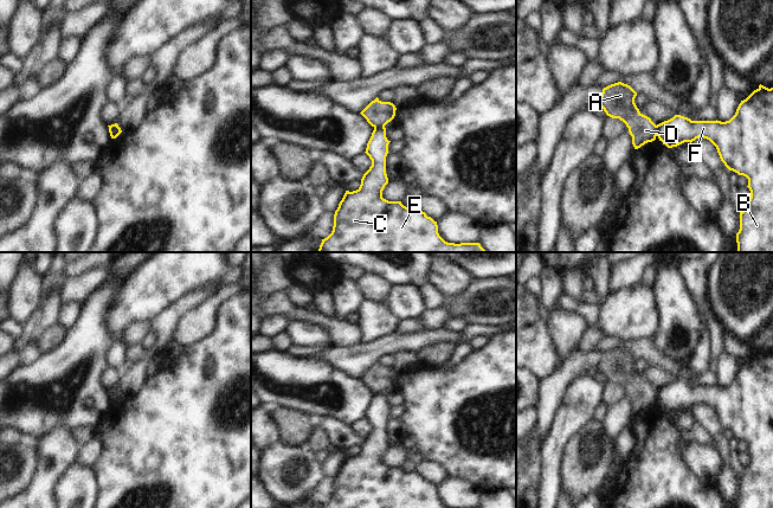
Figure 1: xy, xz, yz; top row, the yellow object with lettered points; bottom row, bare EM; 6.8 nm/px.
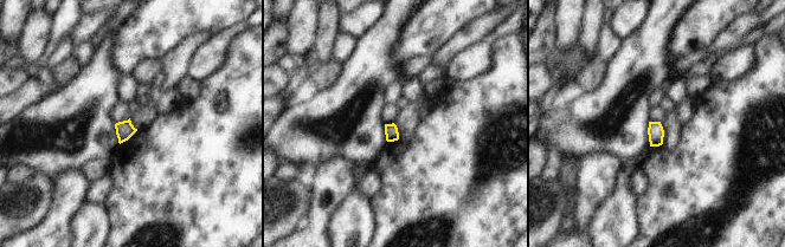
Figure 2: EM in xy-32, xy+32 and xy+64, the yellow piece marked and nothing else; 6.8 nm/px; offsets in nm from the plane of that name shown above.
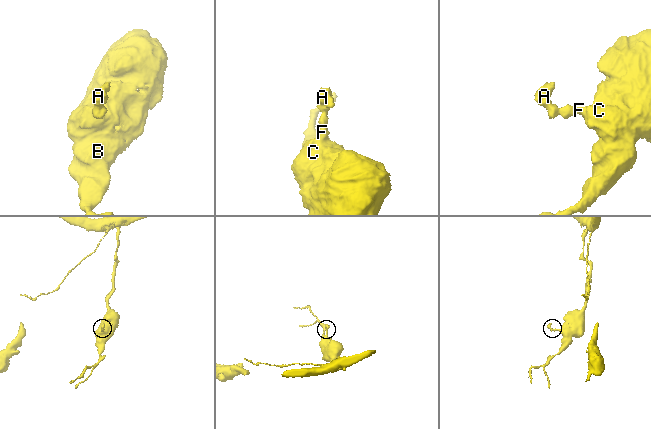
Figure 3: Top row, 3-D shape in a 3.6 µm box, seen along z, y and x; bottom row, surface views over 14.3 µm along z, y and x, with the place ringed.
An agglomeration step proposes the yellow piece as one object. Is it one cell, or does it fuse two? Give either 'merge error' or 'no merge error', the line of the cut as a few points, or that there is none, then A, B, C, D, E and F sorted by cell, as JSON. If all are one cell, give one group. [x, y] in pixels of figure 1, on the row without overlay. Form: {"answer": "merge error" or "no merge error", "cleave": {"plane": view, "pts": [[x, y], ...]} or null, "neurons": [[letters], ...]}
{"answer": "merge error", "cleave": {"plane": "xz", "pts": [[384, 391], [374, 393]]}, "neurons": [["A", "D"], ["B", "C", "E", "F"]]}

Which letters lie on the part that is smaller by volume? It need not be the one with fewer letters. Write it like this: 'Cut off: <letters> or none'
Cut off: A, D

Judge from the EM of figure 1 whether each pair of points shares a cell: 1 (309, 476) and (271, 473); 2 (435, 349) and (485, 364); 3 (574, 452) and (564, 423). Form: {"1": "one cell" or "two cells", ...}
{"1": "one cell", "2": "two cells", "3": "two cells"}

